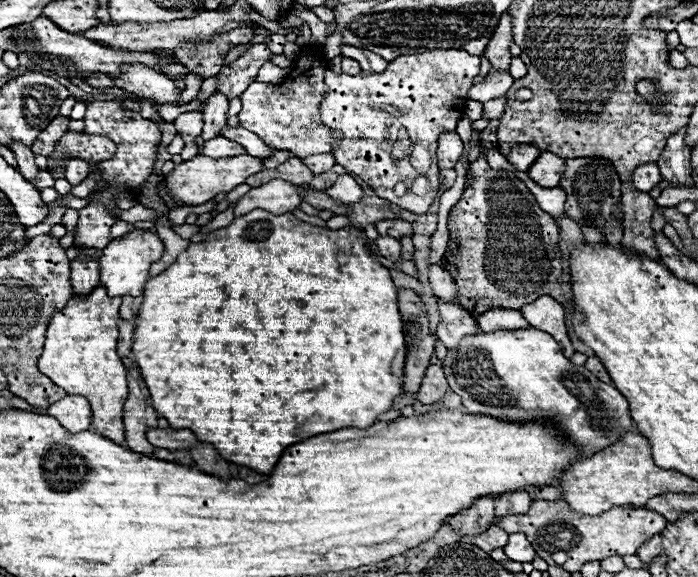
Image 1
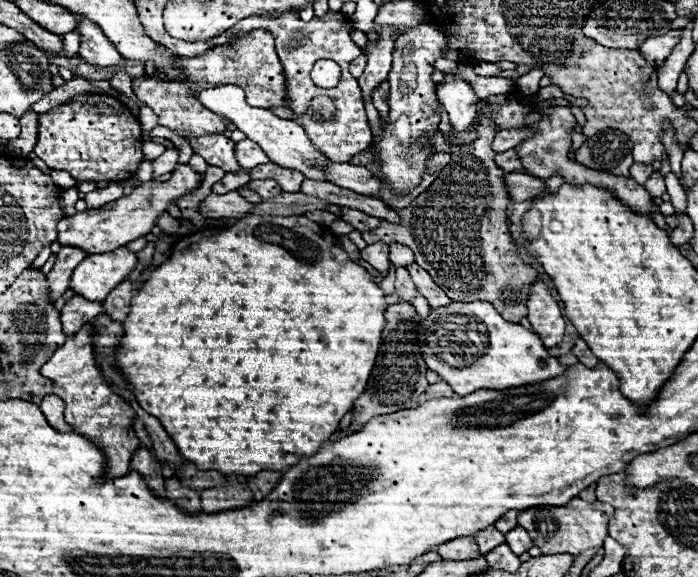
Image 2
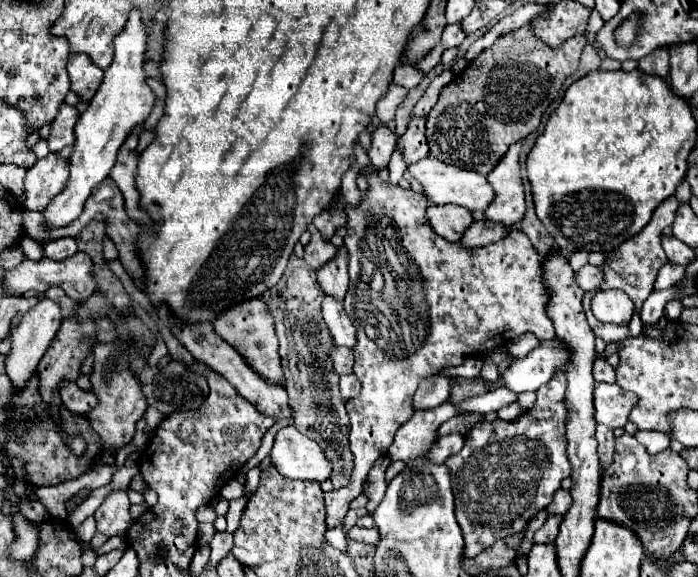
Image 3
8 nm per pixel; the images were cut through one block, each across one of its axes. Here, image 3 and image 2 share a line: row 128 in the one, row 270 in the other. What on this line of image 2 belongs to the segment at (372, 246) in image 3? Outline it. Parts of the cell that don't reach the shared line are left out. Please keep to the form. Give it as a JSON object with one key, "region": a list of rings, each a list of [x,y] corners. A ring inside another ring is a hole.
{"region":[[[374,242],[374,244],[366,246],[364,250],[360,250],[360,256],[374,270],[378,270],[382,278],[388,276],[388,272],[390,272],[390,260],[388,260],[388,246],[384,242]]]}

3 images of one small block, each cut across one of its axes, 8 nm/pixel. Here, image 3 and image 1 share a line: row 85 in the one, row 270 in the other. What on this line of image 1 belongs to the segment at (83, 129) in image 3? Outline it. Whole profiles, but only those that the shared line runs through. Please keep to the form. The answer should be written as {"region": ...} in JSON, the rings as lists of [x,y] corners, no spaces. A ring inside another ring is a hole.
{"region":[[[132,230],[122,238],[112,240],[100,256],[100,282],[104,284],[108,296],[140,296],[144,282],[148,280],[148,268],[152,262],[160,260],[164,252],[164,242],[152,230]]]}

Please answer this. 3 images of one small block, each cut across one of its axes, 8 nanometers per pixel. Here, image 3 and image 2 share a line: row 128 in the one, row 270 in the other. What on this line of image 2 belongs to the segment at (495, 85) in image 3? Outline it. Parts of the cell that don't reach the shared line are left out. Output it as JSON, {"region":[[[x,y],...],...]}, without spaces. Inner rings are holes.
{"region":[[[486,110],[484,118],[480,118],[478,138],[472,144],[452,146],[452,162],[440,172],[440,176],[428,186],[428,190],[412,200],[410,208],[396,210],[396,214],[402,216],[400,224],[392,224],[380,218],[378,230],[364,232],[362,238],[366,240],[366,244],[402,242],[404,246],[410,246],[410,250],[414,252],[414,260],[434,278],[434,282],[446,292],[448,298],[456,302],[490,302],[502,314],[502,318],[518,324],[528,314],[526,286],[530,286],[538,278],[538,272],[520,260],[518,246],[512,242],[508,232],[506,206],[512,204],[512,200],[508,198],[508,192],[504,188],[504,172],[494,164],[494,152],[490,144],[496,134],[496,126],[488,116],[490,110]]]}

